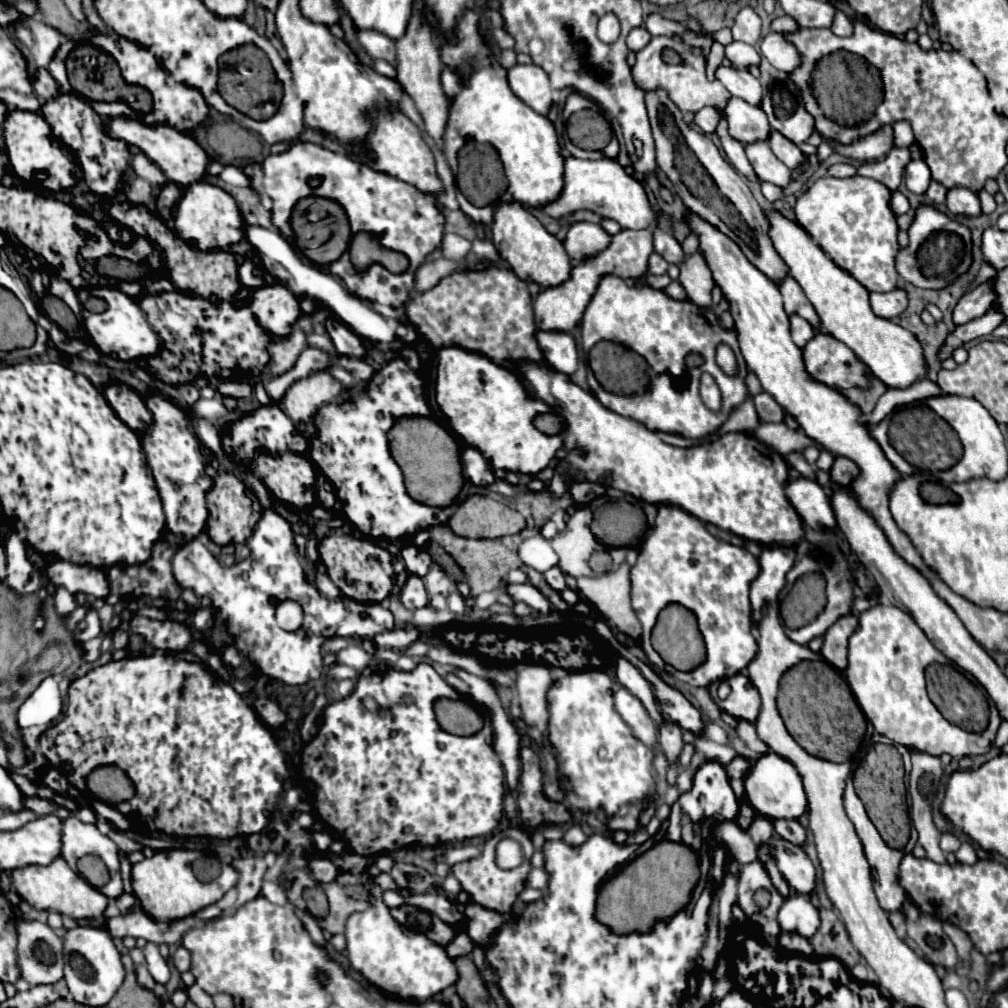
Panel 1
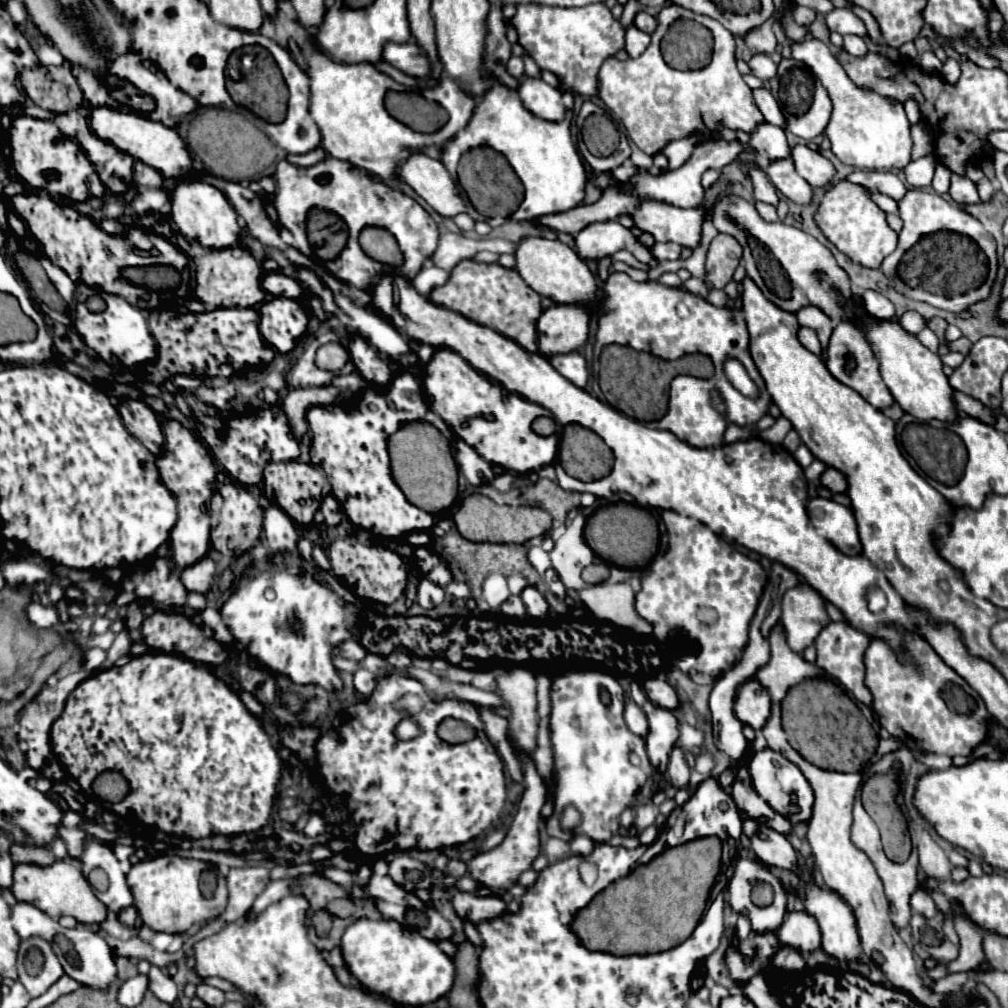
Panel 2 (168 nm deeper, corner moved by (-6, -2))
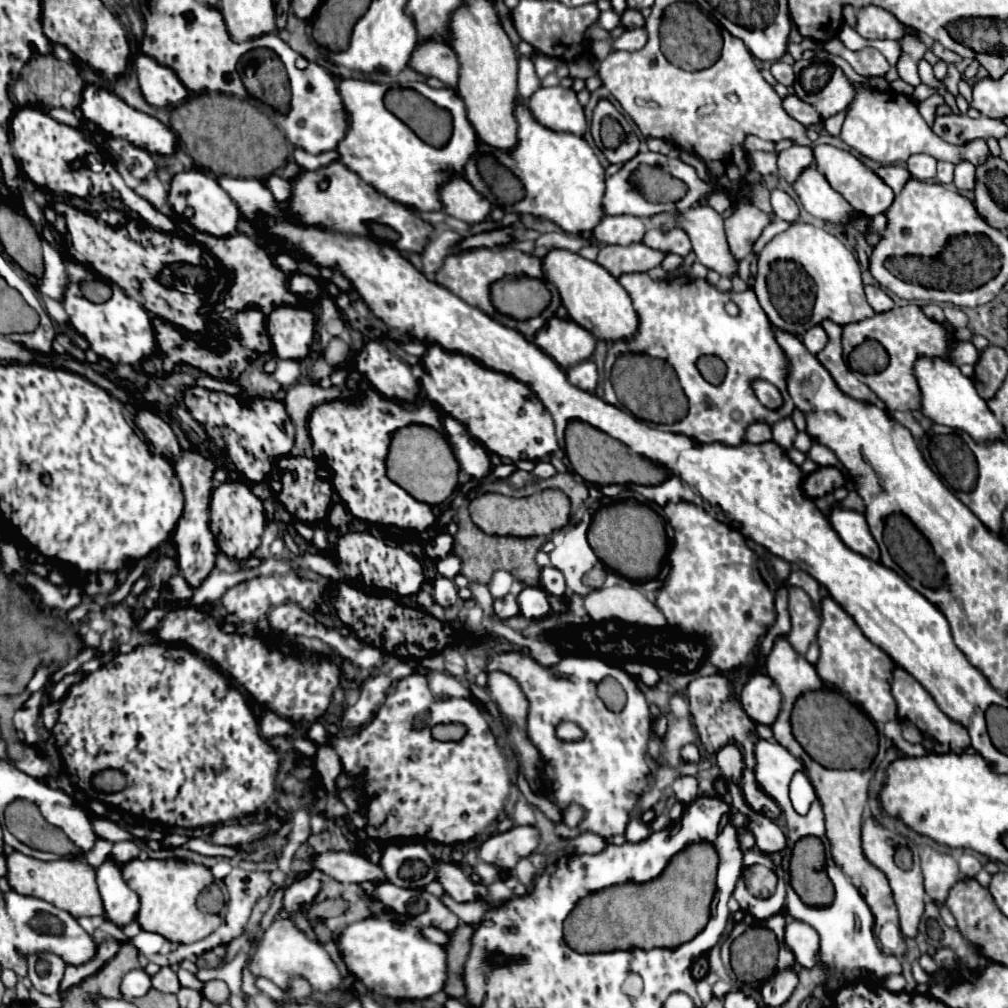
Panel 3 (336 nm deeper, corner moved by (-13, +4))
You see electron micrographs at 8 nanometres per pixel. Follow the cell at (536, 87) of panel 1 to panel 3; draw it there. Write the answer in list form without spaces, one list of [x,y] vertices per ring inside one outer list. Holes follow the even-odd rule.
[[[541,87],[533,93],[529,101],[529,111],[533,117],[553,131],[573,133],[583,137],[587,129],[585,113],[573,89],[557,87]]]

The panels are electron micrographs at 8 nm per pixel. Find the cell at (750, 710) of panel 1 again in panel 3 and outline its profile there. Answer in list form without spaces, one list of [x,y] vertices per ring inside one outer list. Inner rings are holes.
[[[753,673],[741,687],[739,701],[755,723],[773,725],[781,707],[781,693],[765,673]]]

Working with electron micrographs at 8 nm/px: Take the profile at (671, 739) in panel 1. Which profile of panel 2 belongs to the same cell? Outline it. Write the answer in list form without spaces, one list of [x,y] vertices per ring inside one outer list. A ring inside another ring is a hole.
[[[674,745],[672,753],[670,753],[670,761],[668,761],[668,769],[666,769],[666,777],[668,781],[680,789],[680,787],[686,787],[688,785],[688,777],[690,777],[690,767],[686,763],[686,757],[684,757],[684,749]]]

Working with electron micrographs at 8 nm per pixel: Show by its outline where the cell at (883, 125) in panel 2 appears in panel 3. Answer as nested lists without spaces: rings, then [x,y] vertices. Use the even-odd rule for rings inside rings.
[[[855,83],[857,97],[851,103],[851,109],[845,117],[843,129],[841,129],[841,139],[857,149],[861,155],[891,165],[891,163],[905,163],[909,155],[915,153],[927,153],[935,157],[937,161],[949,161],[957,165],[961,159],[967,159],[973,165],[979,165],[985,161],[989,149],[983,139],[971,141],[967,145],[951,145],[937,137],[931,127],[925,123],[925,119],[919,115],[917,105],[911,101],[911,97],[895,93],[895,91],[875,91],[875,89],[861,89],[861,85]]]

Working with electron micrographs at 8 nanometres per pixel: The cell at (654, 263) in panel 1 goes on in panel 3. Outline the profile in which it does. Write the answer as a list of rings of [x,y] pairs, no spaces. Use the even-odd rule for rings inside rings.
[[[617,215],[617,217],[605,217],[593,229],[593,235],[601,245],[631,245],[639,243],[645,231],[647,227],[643,219],[633,215]]]

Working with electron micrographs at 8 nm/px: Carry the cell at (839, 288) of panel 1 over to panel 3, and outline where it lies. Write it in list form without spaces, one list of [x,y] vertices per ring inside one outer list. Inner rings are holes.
[[[921,357],[917,359],[915,373],[917,373],[917,381],[923,395],[923,415],[927,415],[939,425],[947,425],[951,429],[961,429],[969,433],[977,443],[991,443],[991,441],[1007,443],[1003,423],[993,415],[985,399],[981,399],[979,393],[975,391],[973,381],[965,377],[957,365],[949,363],[947,359]]]

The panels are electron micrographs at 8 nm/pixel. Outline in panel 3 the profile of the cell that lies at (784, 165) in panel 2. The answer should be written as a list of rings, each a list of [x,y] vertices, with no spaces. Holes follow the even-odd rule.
[[[805,169],[793,189],[799,195],[805,211],[813,217],[819,217],[839,227],[845,227],[859,217],[857,211],[845,201],[845,197],[837,193],[817,169]]]

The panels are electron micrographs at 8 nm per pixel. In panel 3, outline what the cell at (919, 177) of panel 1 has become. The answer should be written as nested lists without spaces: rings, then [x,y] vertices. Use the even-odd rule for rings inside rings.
[[[911,155],[907,159],[907,169],[909,169],[911,177],[919,179],[919,181],[933,179],[935,177],[935,165],[937,165],[937,161],[929,155]]]

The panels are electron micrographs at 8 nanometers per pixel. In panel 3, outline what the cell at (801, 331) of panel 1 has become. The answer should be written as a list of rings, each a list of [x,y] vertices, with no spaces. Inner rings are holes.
[[[815,325],[813,329],[809,329],[809,331],[803,335],[803,345],[805,345],[807,351],[811,351],[813,355],[819,353],[819,351],[827,345],[827,333],[823,331],[823,327]]]

